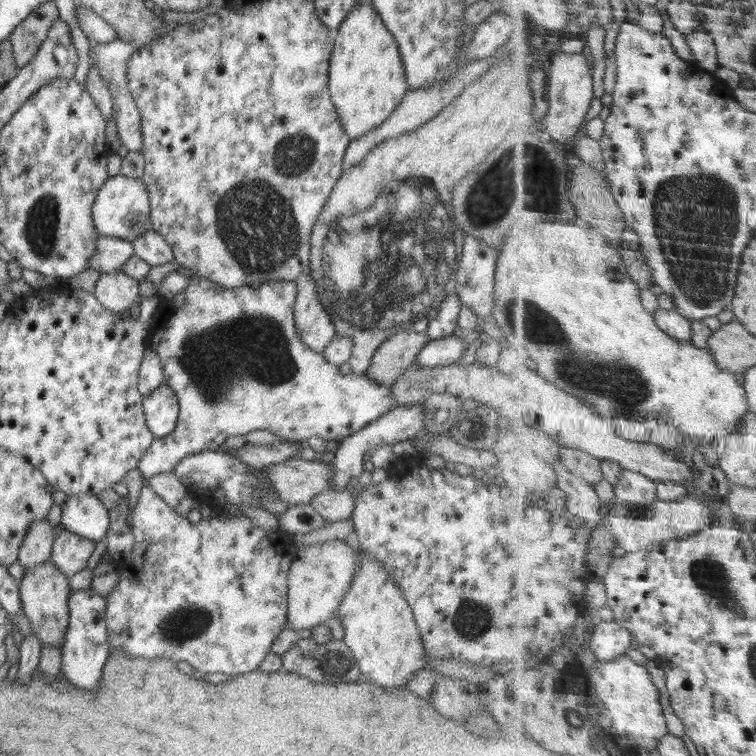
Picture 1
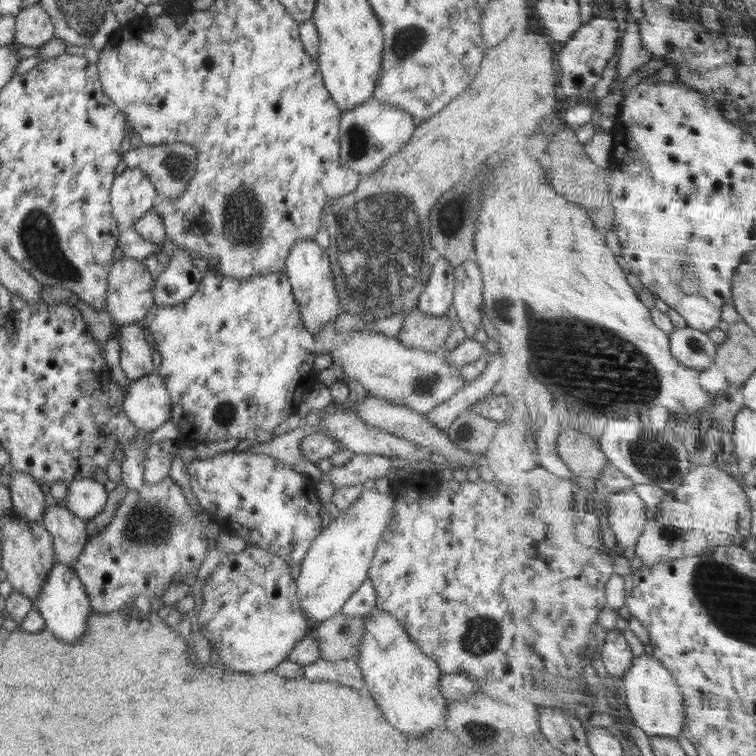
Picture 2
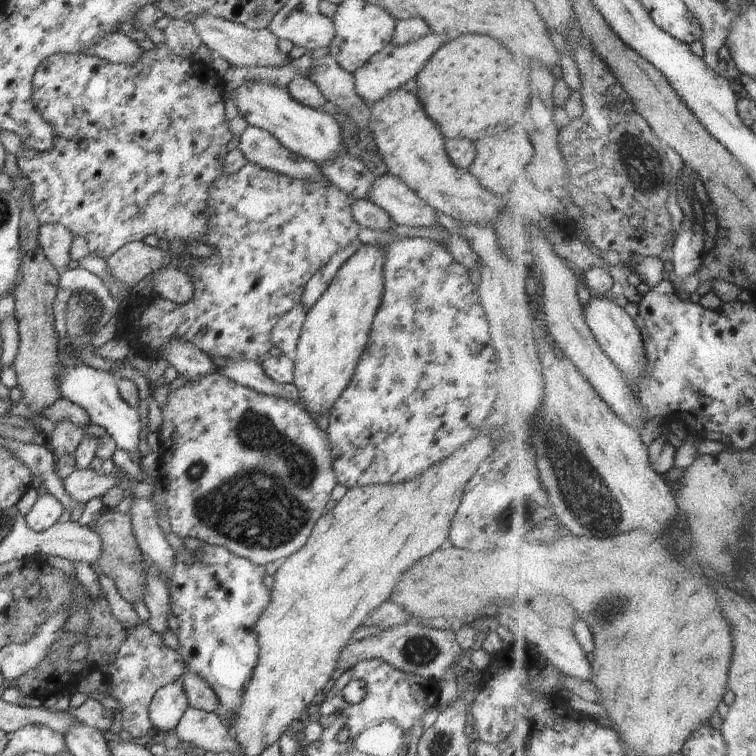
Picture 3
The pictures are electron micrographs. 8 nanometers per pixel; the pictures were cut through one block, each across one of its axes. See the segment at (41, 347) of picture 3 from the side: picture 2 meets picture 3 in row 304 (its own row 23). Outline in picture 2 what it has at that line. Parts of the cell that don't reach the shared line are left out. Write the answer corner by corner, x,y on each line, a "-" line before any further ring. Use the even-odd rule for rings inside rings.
39,2
24,7
15,16
14,43
38,48
54,36
53,22

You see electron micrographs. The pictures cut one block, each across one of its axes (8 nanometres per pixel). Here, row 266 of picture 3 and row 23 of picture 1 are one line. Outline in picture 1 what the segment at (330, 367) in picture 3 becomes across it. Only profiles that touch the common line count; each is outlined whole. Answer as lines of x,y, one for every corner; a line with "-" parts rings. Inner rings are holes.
369,3
356,5
334,37
329,58
329,91
344,132
355,139
386,122
408,91
408,83
396,39

